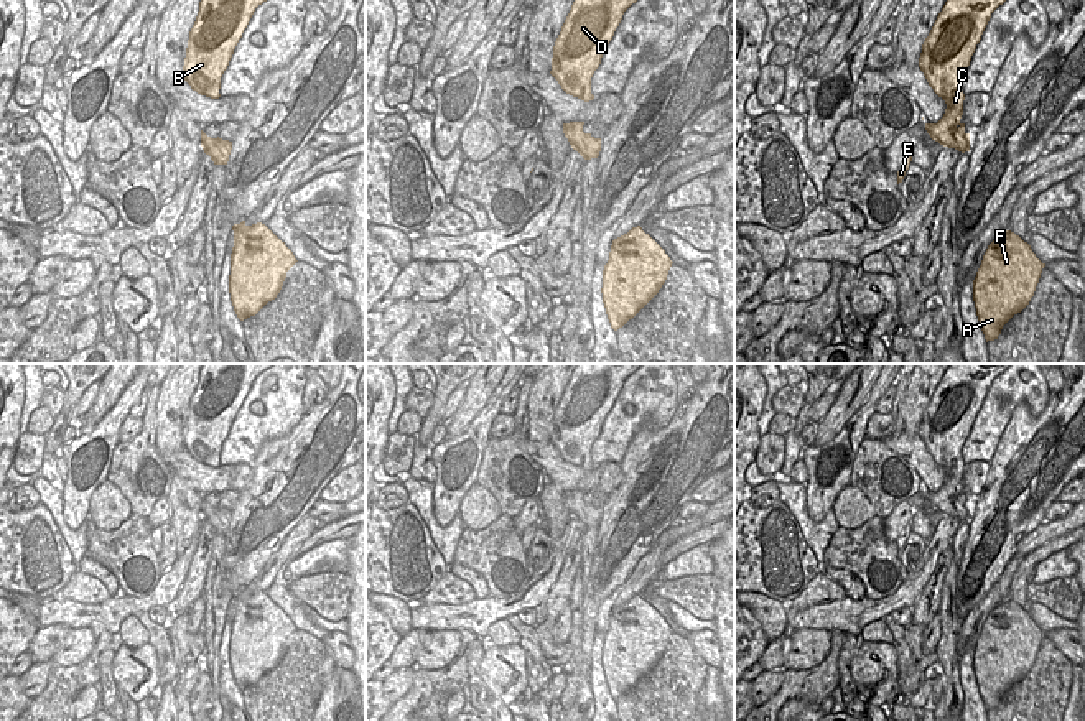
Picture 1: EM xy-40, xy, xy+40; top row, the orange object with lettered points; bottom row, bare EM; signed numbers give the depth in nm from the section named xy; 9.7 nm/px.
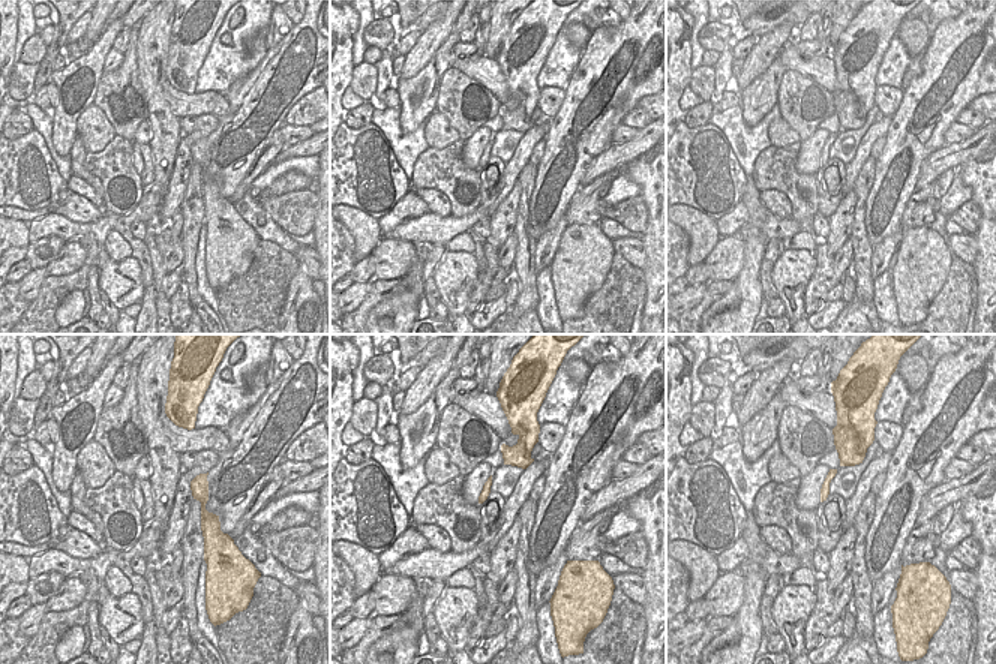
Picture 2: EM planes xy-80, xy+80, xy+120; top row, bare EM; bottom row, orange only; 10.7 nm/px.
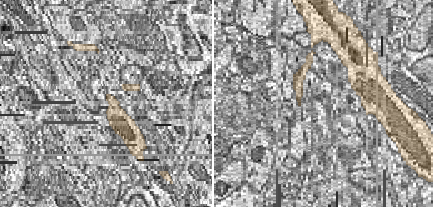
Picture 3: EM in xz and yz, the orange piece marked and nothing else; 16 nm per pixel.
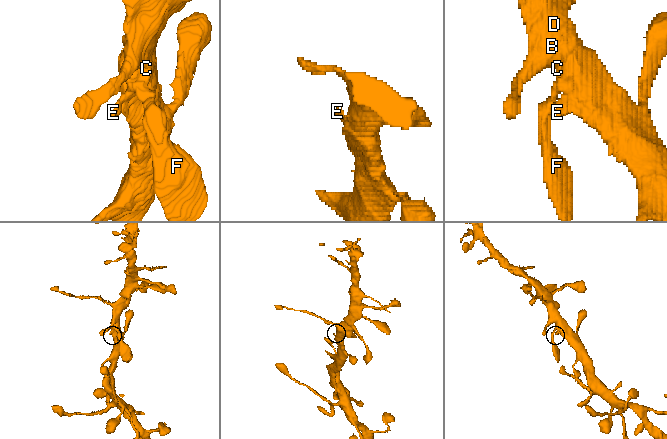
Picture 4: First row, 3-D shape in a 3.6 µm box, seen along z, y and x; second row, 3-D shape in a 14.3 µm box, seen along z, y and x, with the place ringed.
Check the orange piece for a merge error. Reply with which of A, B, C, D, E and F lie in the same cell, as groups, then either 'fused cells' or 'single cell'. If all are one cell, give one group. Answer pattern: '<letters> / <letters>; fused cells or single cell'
A B C D E F; single cell

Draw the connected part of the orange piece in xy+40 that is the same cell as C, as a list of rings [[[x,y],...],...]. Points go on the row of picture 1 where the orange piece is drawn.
[[[947,0],[922,44],[919,67],[934,92],[947,104],[943,117],[937,123],[925,123],[925,130],[932,140],[962,153],[970,151],[970,133],[965,132],[965,123],[960,122],[965,100],[962,77],[970,66],[991,13],[1004,2],[1006,0]]]

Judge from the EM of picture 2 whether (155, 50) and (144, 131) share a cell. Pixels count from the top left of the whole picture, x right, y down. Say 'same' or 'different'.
different

